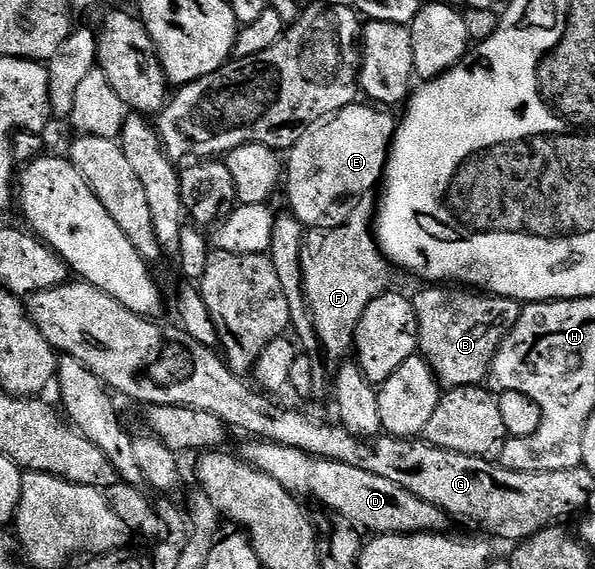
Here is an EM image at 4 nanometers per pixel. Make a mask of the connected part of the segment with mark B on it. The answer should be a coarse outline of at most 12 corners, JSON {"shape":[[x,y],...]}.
{"shape":[[462,287],[413,294],[446,389],[482,385],[522,305]]}

